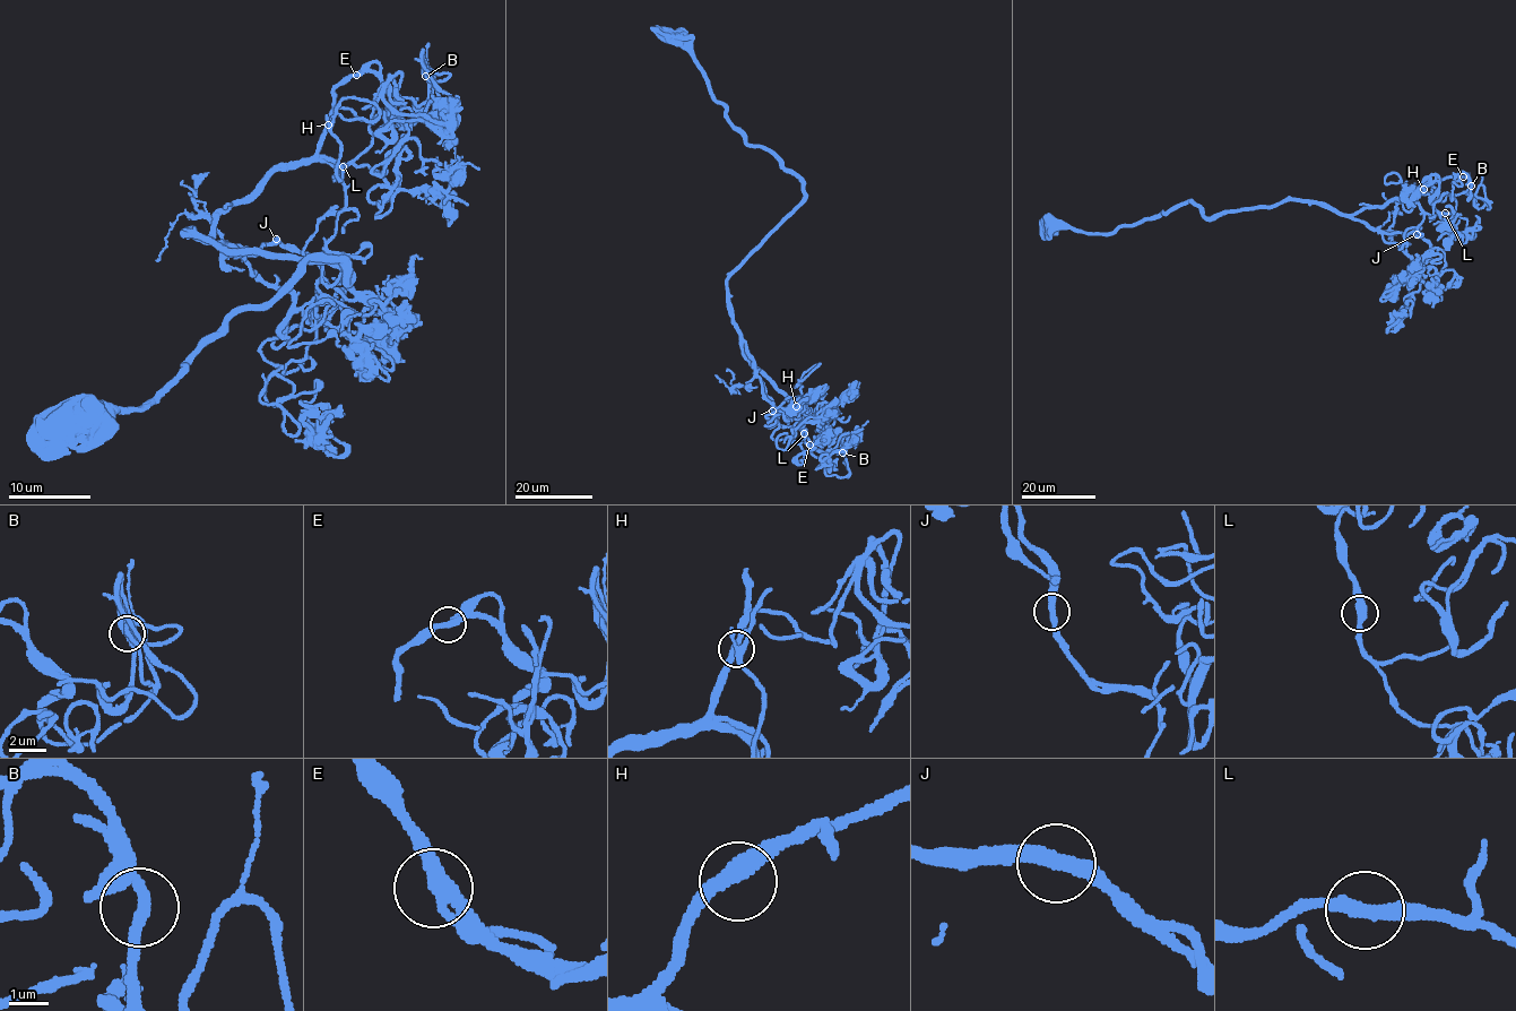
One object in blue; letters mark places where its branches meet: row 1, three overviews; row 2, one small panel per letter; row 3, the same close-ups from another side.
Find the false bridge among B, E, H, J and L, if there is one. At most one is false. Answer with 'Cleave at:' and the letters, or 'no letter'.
Cleave at: no letter

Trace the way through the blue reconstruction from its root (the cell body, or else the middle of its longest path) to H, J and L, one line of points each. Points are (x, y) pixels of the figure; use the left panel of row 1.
H: (76, 422), (157, 398), (310, 259), (349, 276), (183, 236), (209, 240), (329, 126)
J: (76, 422), (157, 398), (310, 259), (349, 276), (183, 229), (248, 255), (276, 239)
L: (76, 422), (157, 398), (310, 259), (349, 276), (183, 232), (209, 240), (276, 169), (343, 165)

